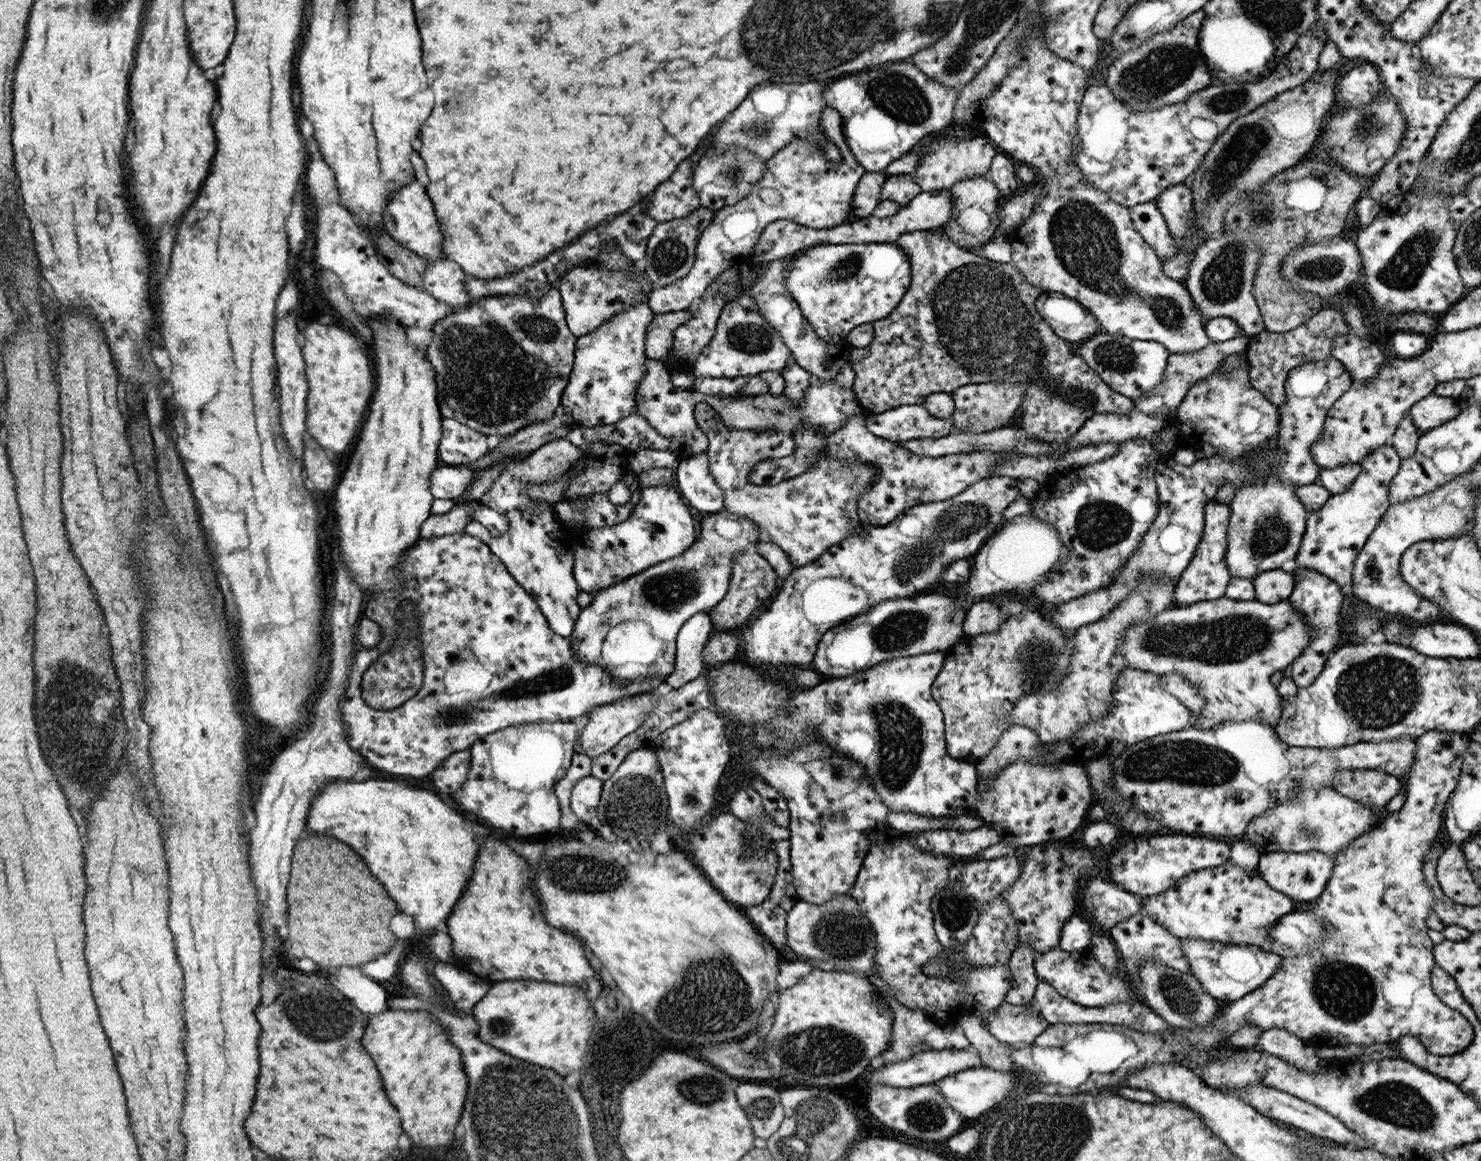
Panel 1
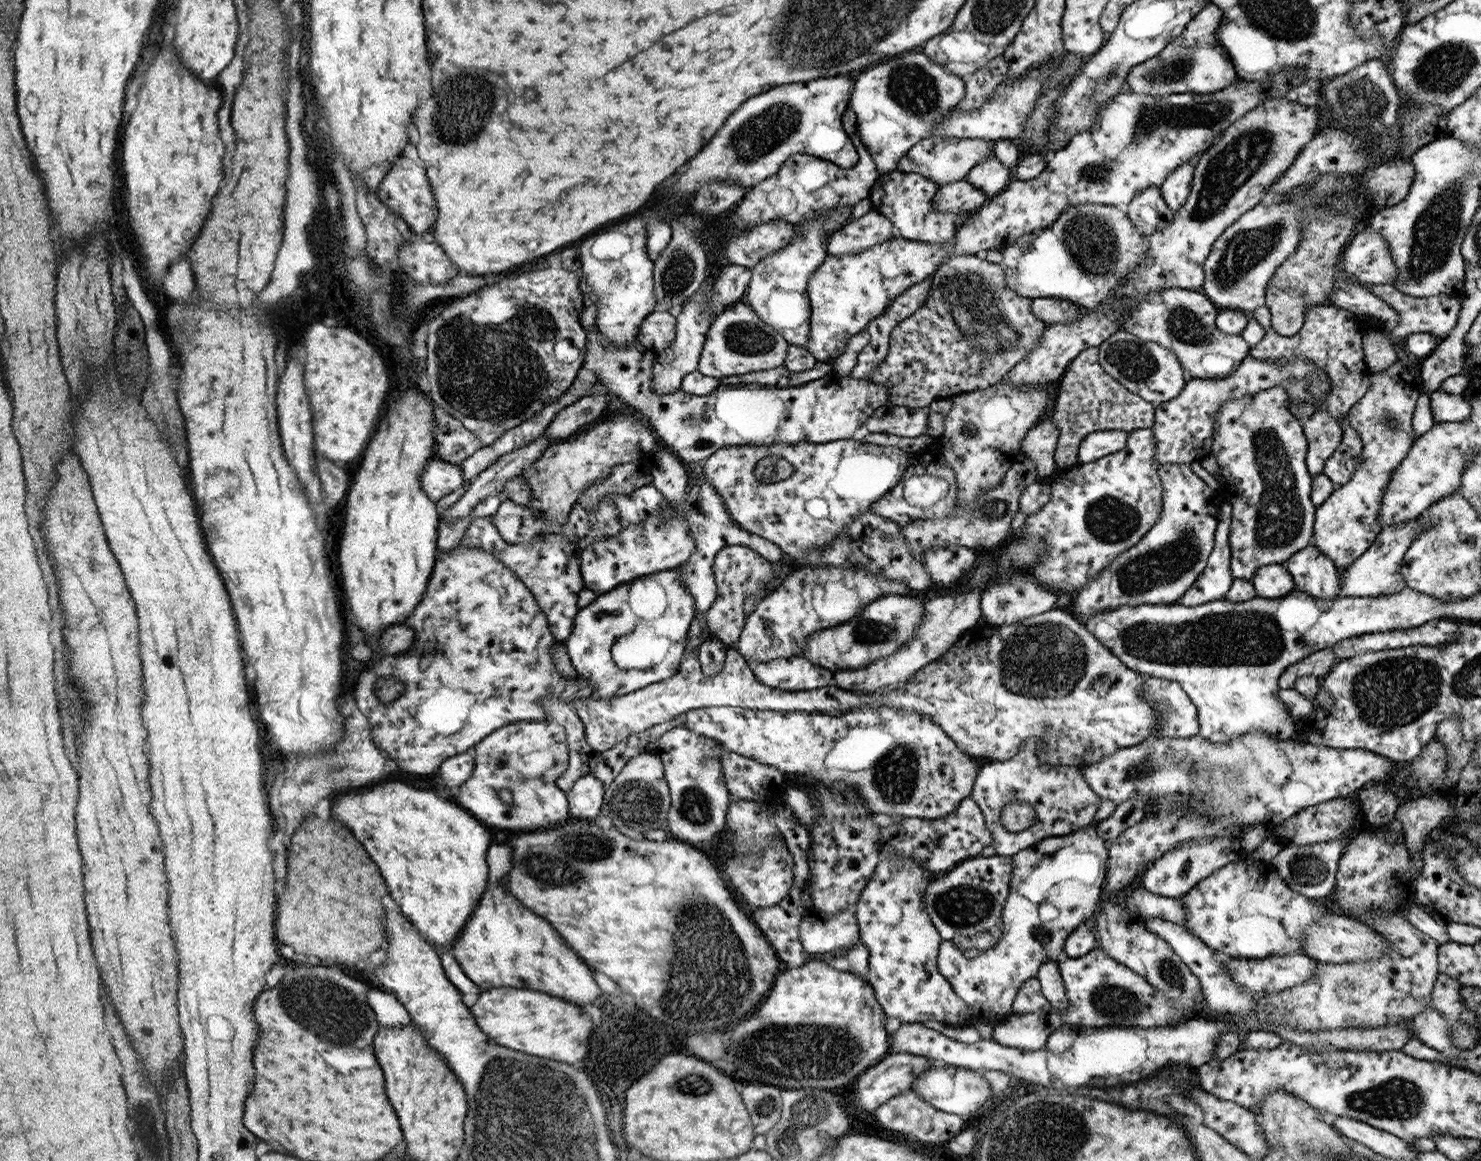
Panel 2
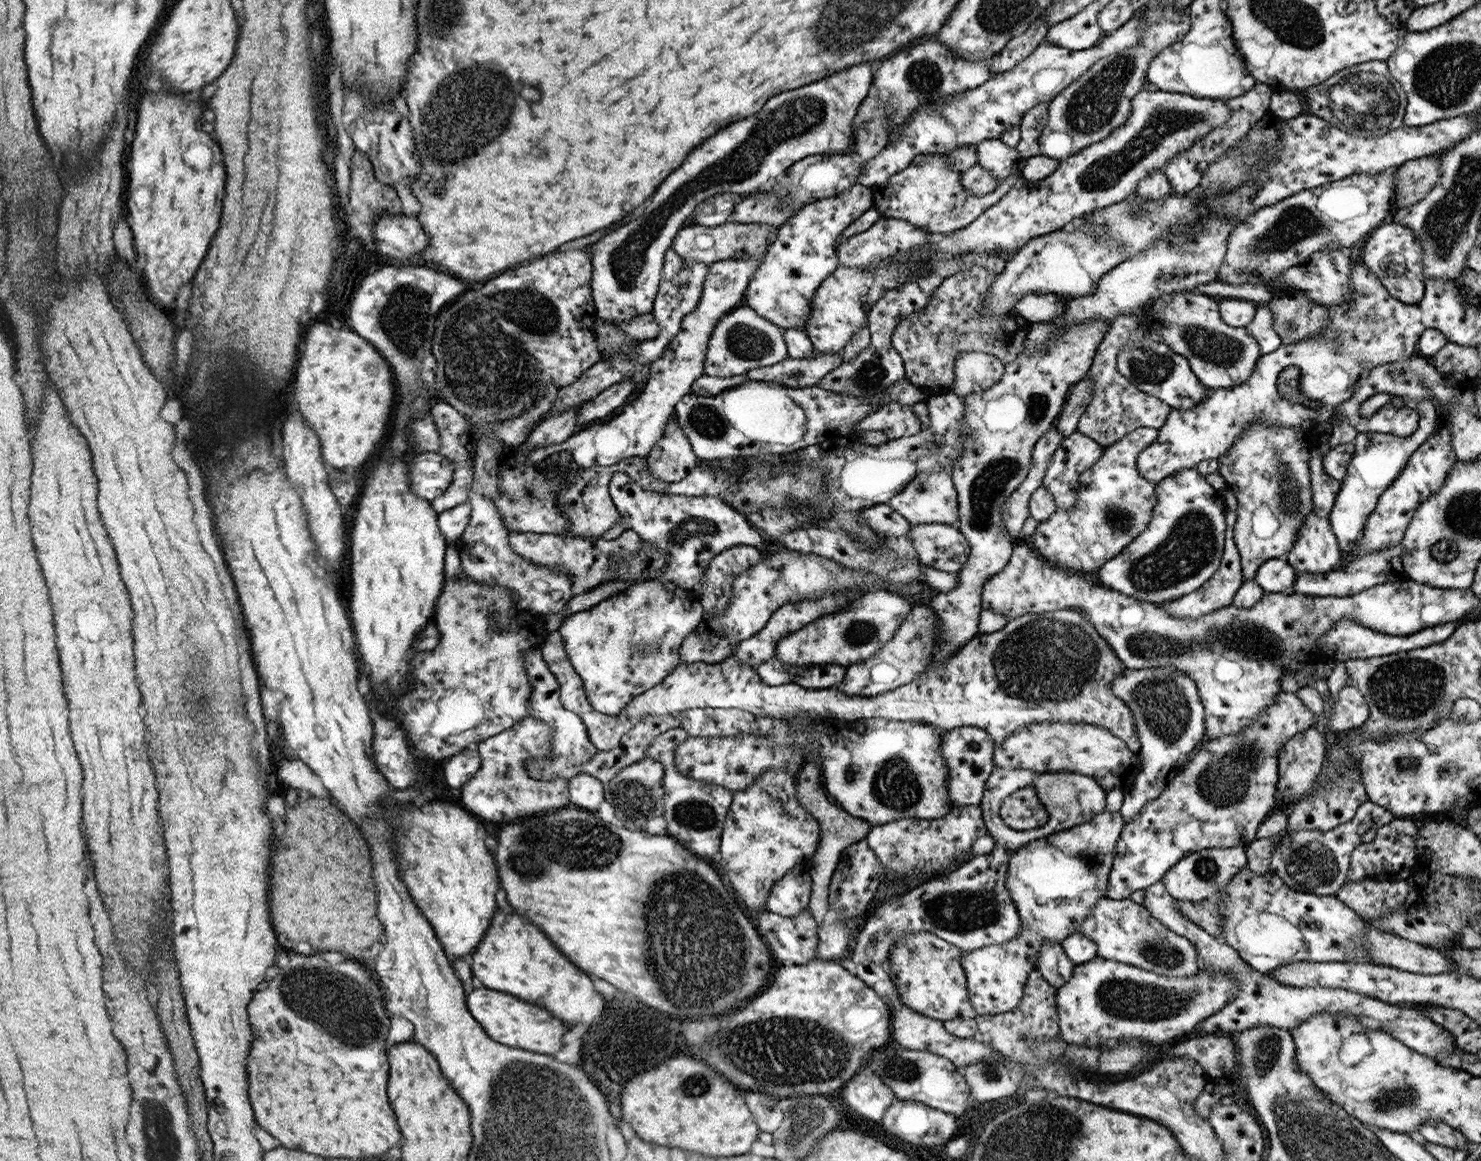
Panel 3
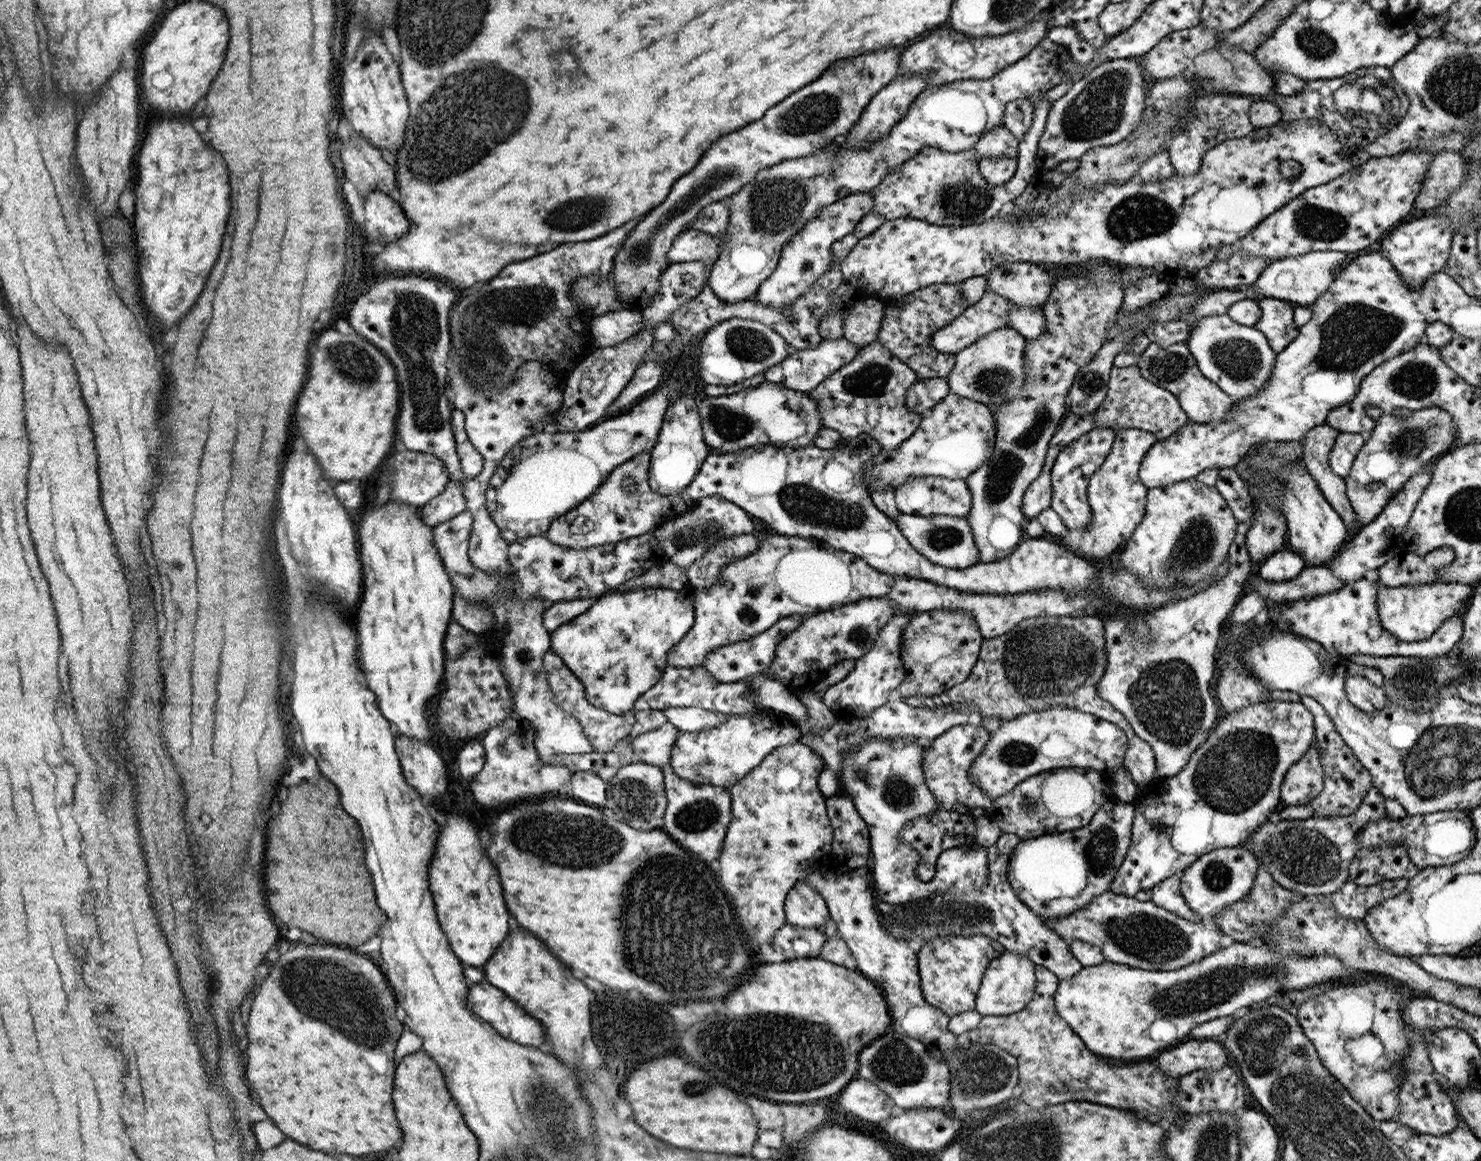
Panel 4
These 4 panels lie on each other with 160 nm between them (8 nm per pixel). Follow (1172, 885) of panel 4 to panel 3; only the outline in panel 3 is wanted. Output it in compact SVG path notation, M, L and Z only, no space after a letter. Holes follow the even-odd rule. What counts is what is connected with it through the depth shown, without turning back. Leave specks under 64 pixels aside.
M1161 880L1145 888L1143 905L1166 928L1170 928L1170 931L1175 934L1186 937L1190 943L1194 944L1194 949L1198 951L1200 968L1213 970L1213 972L1219 972L1219 970L1229 972L1237 978L1237 982L1242 982L1242 986L1238 986L1238 994L1234 996L1234 999L1230 999L1227 1005L1200 1022L1196 1029L1202 1030L1206 1034L1234 1036L1249 1028L1268 1024L1282 1030L1292 1031L1316 1013L1327 1012L1333 1014L1337 1020L1340 1020L1341 1016L1353 1016L1369 1030L1384 1030L1386 1034L1390 1034L1402 1042L1404 1046L1408 1046L1428 1058L1431 1057L1435 1061L1436 1058L1438 1061L1441 1058L1446 1058L1448 1053L1453 1053L1459 1048L1454 1035L1448 1029L1444 1029L1430 1017L1416 1011L1414 1005L1384 1003L1372 997L1340 988L1283 986L1268 974L1249 967L1238 955L1238 952L1219 937L1211 936L1193 924L1179 911L1177 902L1178 900L1166 892Z

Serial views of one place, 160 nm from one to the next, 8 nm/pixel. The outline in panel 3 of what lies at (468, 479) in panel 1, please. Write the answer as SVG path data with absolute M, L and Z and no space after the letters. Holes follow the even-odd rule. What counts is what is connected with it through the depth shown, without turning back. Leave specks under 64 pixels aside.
M423 452L409 456L406 462L409 462L409 482L420 498L432 502L453 483L457 466L444 455Z

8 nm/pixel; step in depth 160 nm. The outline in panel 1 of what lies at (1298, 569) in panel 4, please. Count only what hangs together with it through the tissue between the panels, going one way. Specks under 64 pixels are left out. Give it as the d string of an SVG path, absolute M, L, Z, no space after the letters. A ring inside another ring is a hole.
M1281 568L1257 574L1251 582L1255 587L1255 599L1269 605L1289 600L1295 584L1293 574Z

